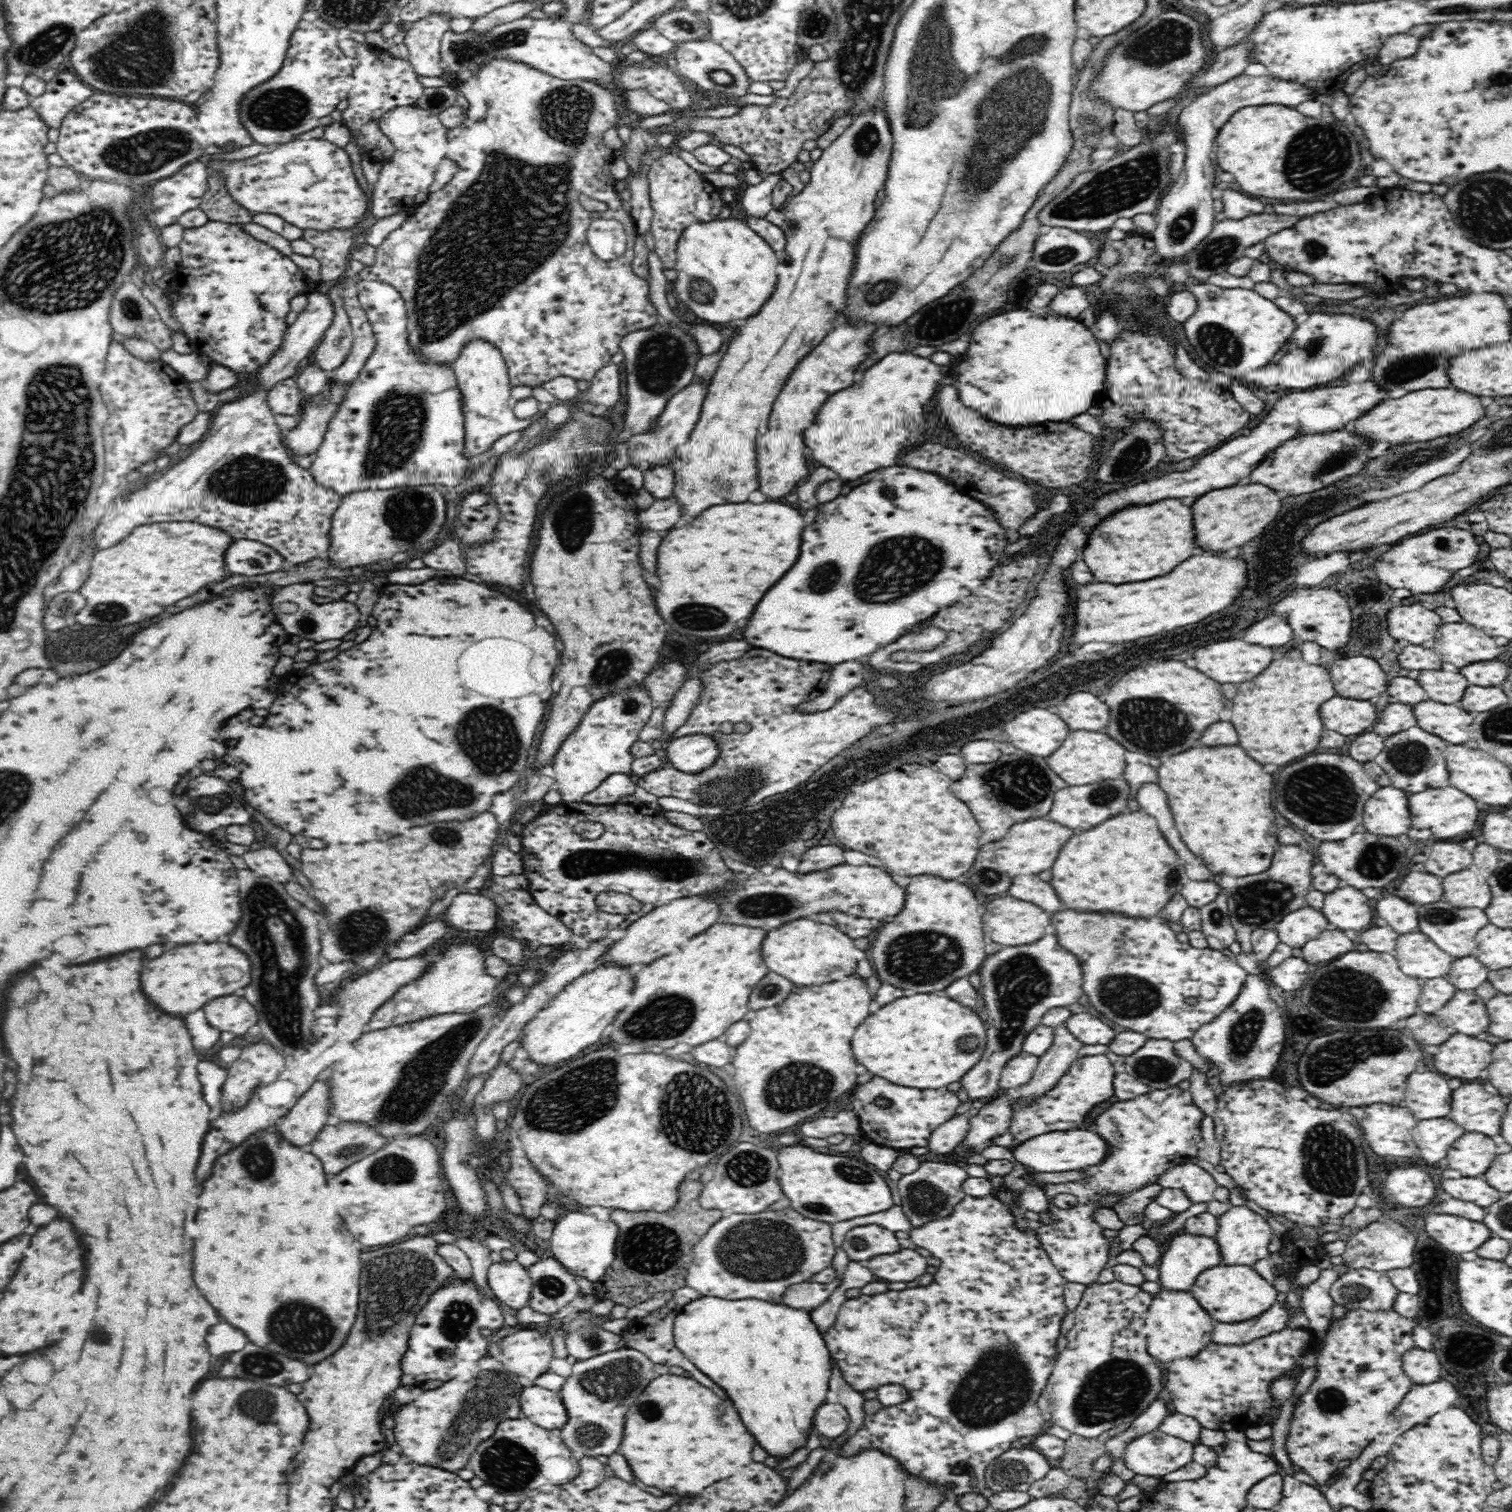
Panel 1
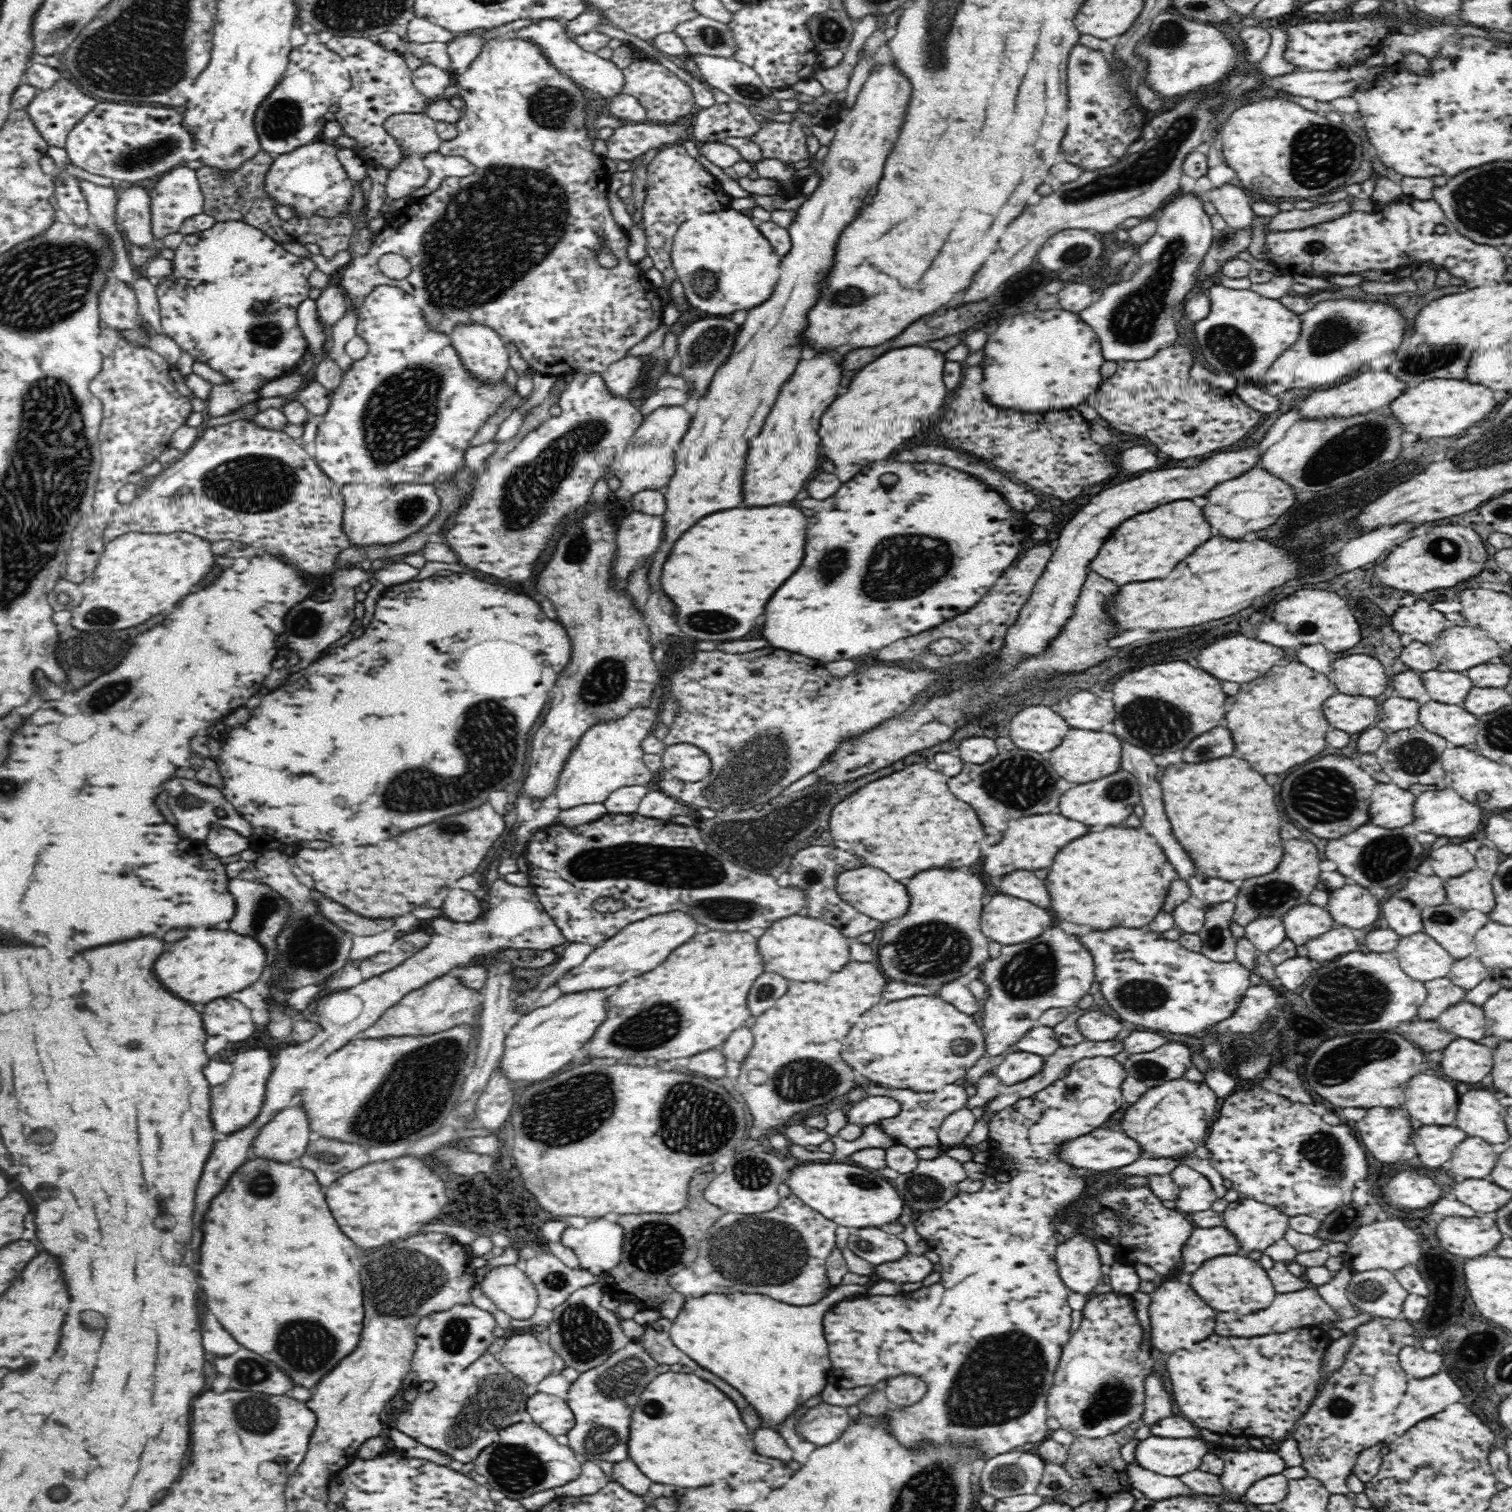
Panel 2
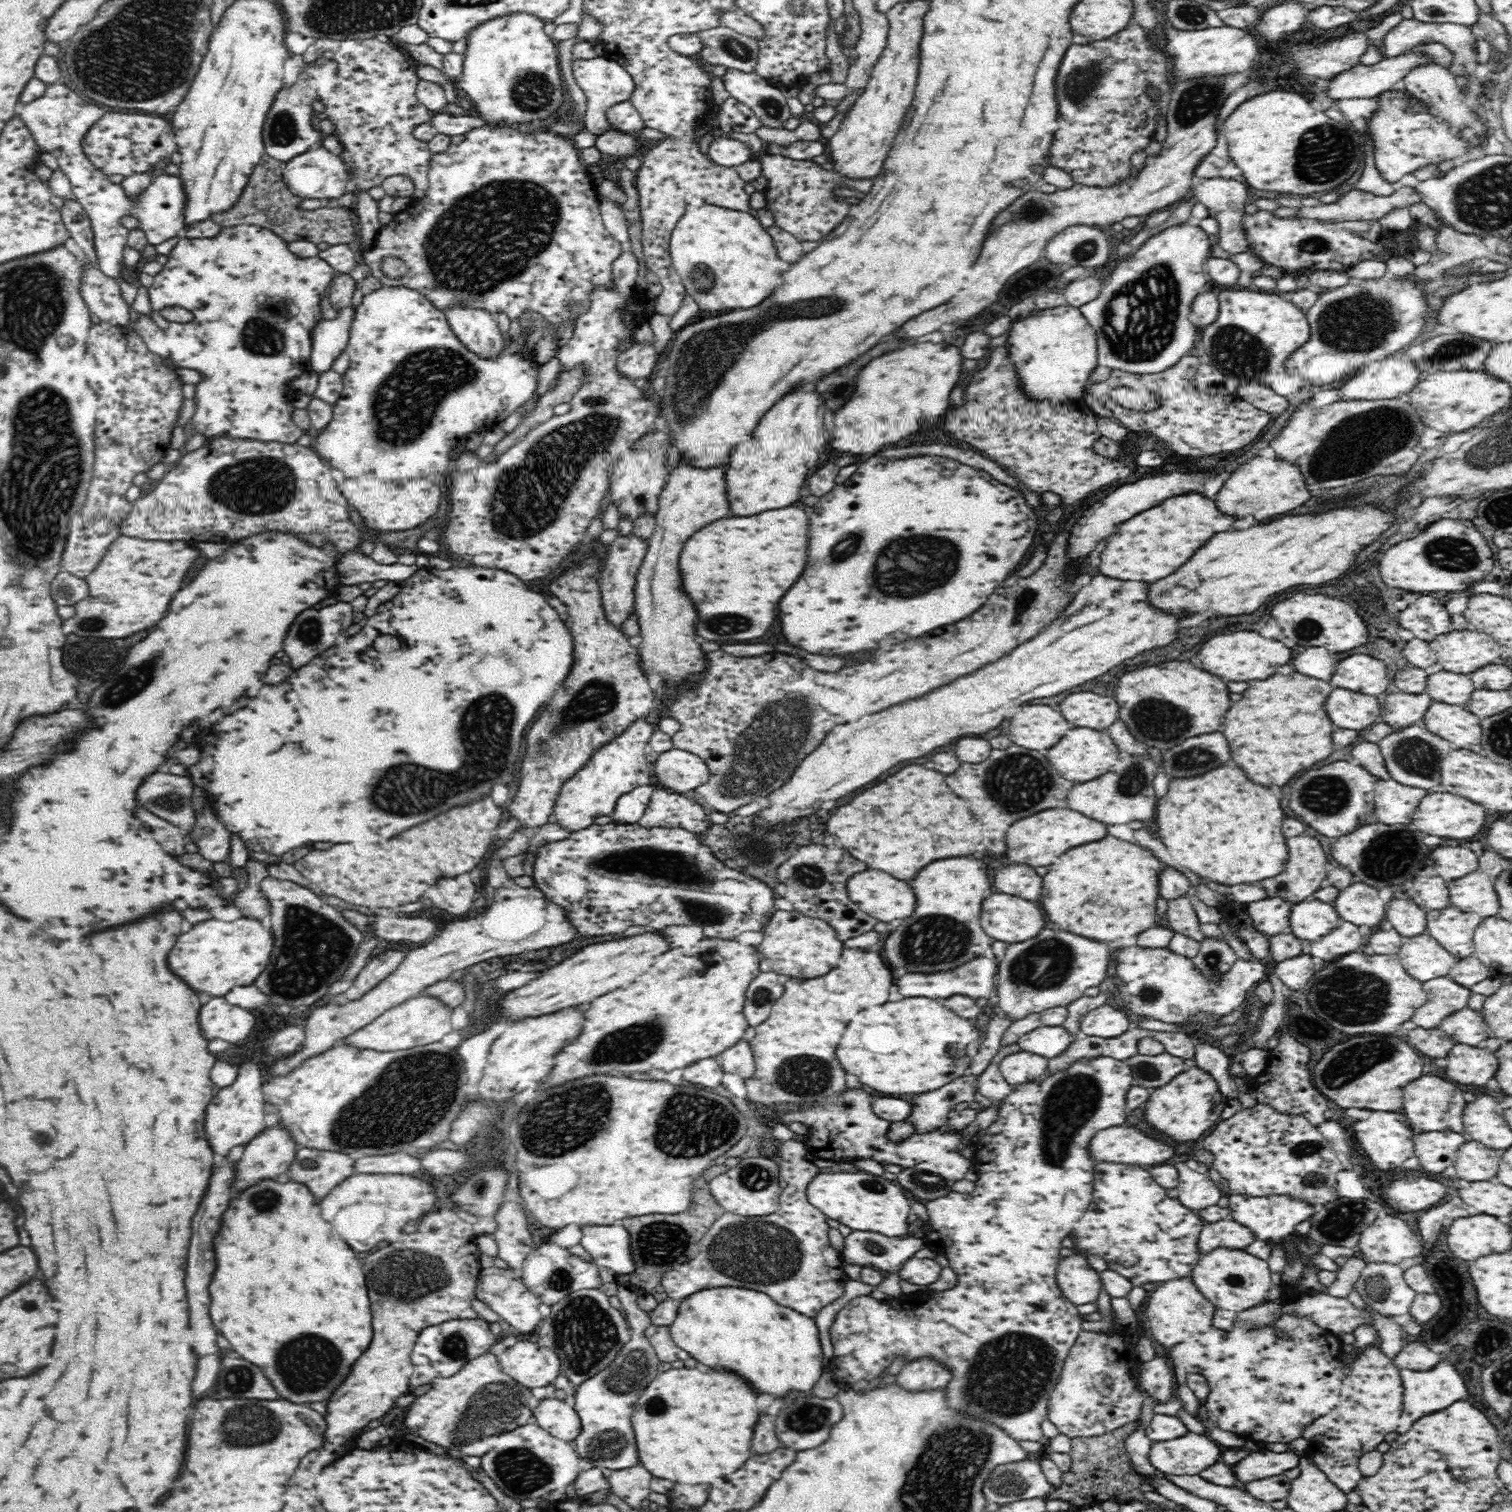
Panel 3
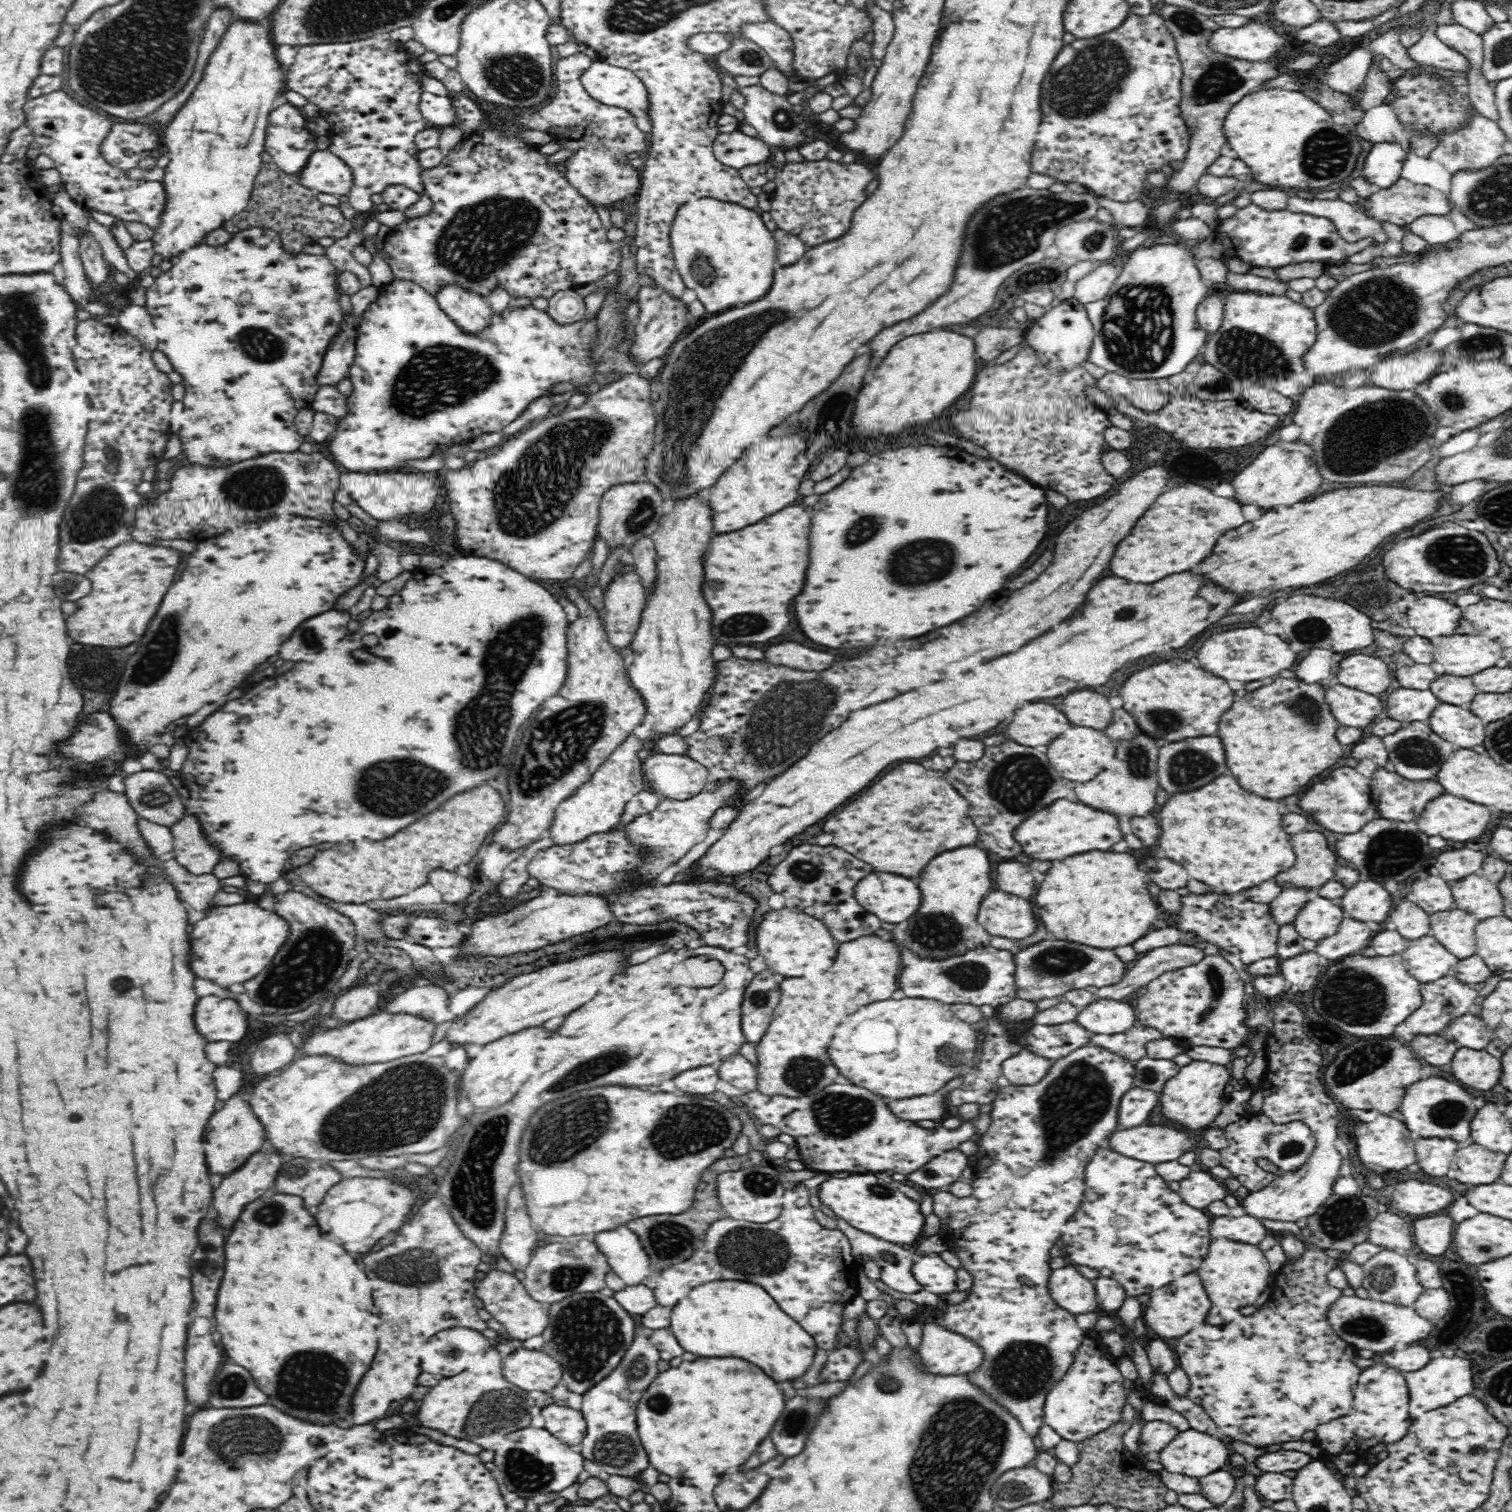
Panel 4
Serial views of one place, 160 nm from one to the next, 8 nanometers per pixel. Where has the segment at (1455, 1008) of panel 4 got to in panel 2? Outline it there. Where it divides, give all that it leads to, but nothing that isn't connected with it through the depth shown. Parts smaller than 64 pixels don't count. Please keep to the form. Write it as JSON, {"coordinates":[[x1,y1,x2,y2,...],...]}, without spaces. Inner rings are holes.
{"coordinates":[[1448,977,1429,980,1425,987,1427,995,1418,1009,1420,1020,1436,1020,1446,1008,1462,1002,1466,994,1463,988,1456,986]]}

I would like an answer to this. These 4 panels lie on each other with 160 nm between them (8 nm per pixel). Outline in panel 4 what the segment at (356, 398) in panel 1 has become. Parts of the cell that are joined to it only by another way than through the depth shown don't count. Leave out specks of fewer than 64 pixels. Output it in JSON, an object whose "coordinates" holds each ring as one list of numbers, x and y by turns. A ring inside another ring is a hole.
{"coordinates":[[409,280,393,281,391,284,379,288,378,297,371,302,366,310,361,314,357,326,357,337,355,340,354,360,350,362,348,368,349,378,352,382,352,393,346,397,346,412,337,419,334,437,327,441,327,454,331,456,334,462,338,462,346,468,348,473,375,473,375,472,392,472,392,471,411,471,409,460,422,460,430,458,438,448,442,446,462,445,470,443,473,438,478,438,481,434,488,432,498,432,510,422,514,422,526,406,549,394,550,388,558,382,571,382,574,387,576,384,590,384,592,374,594,374,594,361,588,357,590,354,590,344,594,336,595,320,586,322,584,318,578,319,576,324,566,324,561,326,557,324,547,313,547,311,536,310,534,305,519,307,515,310,505,310,502,316,492,318,490,328,486,328,479,335,468,335,468,333,459,329,459,327,447,316,440,308,437,298,431,296,424,288,417,286]]}

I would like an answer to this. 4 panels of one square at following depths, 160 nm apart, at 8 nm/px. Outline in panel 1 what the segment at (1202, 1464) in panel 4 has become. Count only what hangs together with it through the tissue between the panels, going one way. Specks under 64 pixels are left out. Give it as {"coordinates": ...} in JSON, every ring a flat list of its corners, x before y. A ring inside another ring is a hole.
{"coordinates":[[1158,1428,1129,1442,1123,1461,1136,1475,1161,1478,1192,1462,1193,1446]]}

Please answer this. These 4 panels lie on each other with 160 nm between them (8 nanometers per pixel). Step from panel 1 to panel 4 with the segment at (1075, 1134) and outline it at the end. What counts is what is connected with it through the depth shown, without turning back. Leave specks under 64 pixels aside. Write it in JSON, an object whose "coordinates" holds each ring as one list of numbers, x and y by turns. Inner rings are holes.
{"coordinates":[[1146,1124,1112,1132,1105,1146,1123,1157,1160,1164,1176,1161,1192,1148,1192,1141,1184,1128]]}

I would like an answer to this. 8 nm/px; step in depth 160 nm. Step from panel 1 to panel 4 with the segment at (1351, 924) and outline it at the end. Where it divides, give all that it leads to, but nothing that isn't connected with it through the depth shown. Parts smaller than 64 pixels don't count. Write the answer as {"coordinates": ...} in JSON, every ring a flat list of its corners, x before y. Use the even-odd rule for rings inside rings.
{"coordinates":[[1359,881,1338,901,1342,910,1360,922,1384,922,1392,910,1392,898,1383,885,1373,881]]}

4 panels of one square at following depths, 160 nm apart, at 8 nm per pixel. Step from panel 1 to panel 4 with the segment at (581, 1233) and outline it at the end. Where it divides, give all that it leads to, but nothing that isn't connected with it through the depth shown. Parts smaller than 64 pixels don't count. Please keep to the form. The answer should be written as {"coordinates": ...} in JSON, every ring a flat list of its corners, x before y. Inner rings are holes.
{"coordinates":[[628,1228,600,1232,591,1236,601,1254,606,1255,608,1265,628,1286,637,1286,649,1276,650,1259,644,1252,638,1236],[637,1333,630,1348,622,1358,622,1364,614,1368,604,1380,600,1380,590,1392,582,1396,580,1412,587,1428,582,1438,581,1455,601,1466,608,1474,634,1476,648,1466,648,1456,640,1444,636,1430,636,1402,646,1392,650,1382,658,1376,659,1351,649,1337]]}

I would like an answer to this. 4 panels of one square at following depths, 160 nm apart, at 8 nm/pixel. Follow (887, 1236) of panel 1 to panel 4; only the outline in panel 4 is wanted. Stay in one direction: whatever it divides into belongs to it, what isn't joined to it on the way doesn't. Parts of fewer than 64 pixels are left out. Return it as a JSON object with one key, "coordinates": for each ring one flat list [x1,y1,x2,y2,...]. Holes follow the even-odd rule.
{"coordinates":[[839,1217,837,1223,838,1229,848,1238,851,1251,858,1262,863,1259,876,1261,881,1268,882,1282,904,1294,914,1294,922,1290,922,1286,911,1273,911,1265,920,1257,914,1247,875,1238,858,1231]]}

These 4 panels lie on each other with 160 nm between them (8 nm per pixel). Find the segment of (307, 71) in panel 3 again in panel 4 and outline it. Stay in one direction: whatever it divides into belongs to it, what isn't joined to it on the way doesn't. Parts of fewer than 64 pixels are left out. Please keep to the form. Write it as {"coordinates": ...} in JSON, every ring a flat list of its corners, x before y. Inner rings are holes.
{"coordinates":[[289,102,279,105,269,114,265,150,271,154,273,161,284,173,295,177,306,166,306,160,316,150,316,135,306,128,307,121,308,118,302,113,302,109]]}

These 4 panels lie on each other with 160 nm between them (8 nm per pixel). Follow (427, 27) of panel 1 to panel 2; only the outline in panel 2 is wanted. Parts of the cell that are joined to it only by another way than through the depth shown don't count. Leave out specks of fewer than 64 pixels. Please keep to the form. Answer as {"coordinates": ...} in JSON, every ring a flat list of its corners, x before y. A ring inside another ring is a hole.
{"coordinates":[[426,63,417,67,412,72,413,85,421,92,428,100,446,97,444,88,452,84,452,78,448,70,442,70,432,63]]}

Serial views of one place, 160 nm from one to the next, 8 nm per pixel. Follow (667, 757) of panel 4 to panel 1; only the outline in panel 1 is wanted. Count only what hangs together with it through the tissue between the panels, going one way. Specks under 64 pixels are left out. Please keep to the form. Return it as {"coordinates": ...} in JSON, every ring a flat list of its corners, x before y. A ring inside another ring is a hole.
{"coordinates":[[703,732,675,738,666,748,672,767,684,773,700,773,709,768,720,756,720,743]]}

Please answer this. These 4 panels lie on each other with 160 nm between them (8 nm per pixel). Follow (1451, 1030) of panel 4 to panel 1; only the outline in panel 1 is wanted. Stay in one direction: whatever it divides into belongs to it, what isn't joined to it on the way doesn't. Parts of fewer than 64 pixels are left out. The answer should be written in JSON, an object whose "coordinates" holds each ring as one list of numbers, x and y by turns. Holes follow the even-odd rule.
{"coordinates":[[1456,990,1454,996,1435,1015,1444,1026,1452,1026,1454,1030,1468,1036,1476,1036,1488,1026,1486,1004,1476,992]]}

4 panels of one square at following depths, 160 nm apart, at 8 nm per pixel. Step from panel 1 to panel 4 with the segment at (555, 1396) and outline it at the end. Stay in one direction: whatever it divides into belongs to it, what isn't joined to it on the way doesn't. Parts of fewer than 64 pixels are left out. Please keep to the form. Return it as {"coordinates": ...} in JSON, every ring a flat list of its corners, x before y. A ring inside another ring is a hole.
{"coordinates":[[548,1401,540,1413,545,1420,544,1428,564,1444,572,1446,582,1442,587,1424,580,1411]]}

